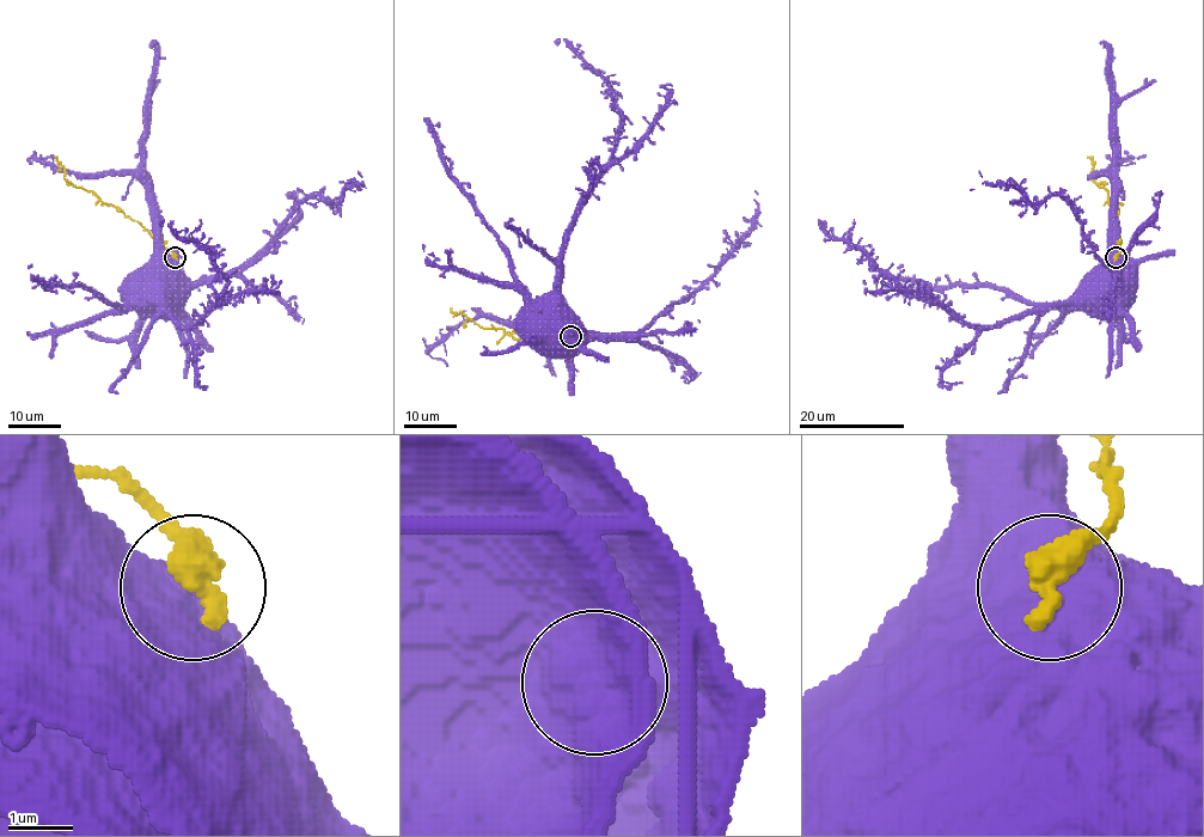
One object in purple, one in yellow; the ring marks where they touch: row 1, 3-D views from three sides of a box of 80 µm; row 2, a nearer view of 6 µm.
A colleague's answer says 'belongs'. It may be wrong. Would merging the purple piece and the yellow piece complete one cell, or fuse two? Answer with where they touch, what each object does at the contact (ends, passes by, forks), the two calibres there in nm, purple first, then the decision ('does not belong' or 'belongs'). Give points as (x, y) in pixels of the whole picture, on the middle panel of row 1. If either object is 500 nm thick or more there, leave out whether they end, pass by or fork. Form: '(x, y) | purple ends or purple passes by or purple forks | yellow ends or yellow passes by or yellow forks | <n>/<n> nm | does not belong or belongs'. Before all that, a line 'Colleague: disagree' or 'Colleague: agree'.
Colleague: disagree
(570, 336) | 750/600 nm | does not belong

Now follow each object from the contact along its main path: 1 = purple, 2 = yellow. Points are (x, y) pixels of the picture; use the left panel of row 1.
1: (175, 257), (151, 289)
2: (175, 257), (136, 221), (92, 193), (72, 185), (54, 156)

